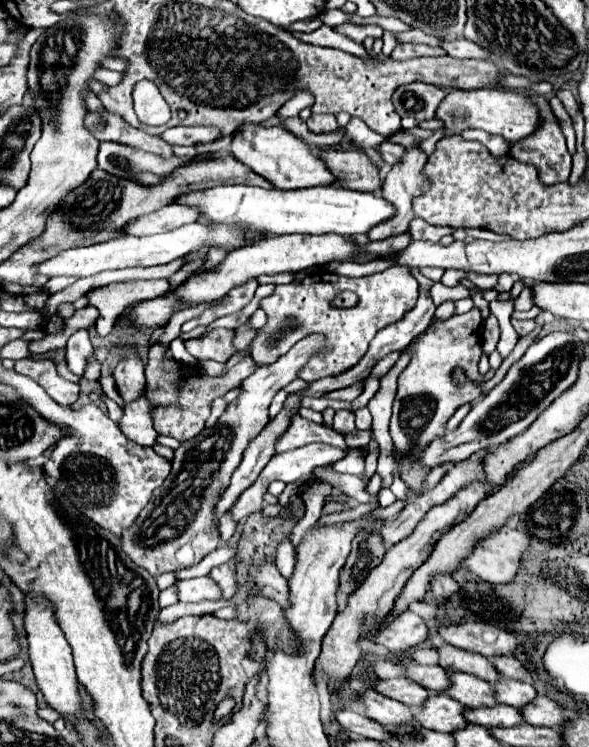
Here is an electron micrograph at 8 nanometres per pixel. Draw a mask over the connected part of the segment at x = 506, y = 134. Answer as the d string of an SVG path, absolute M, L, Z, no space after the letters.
M480 88L480 90L452 90L446 100L442 100L436 116L444 122L446 130L460 134L468 128L480 128L488 134L498 134L508 146L528 138L540 126L540 110L534 100L524 92L506 92L500 88Z

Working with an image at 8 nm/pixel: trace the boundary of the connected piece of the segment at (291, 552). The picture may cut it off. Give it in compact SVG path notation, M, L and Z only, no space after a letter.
M290 534L280 542L278 546L278 556L276 556L276 566L284 578L290 578L296 562L296 548L290 542Z

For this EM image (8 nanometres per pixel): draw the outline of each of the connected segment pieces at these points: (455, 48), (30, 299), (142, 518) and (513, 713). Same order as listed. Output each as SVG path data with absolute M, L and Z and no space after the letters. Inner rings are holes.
M454 38L454 40L442 40L440 44L448 56L452 58L478 58L478 60L486 60L488 52L484 52L484 48L480 48L478 44L472 44L470 40L464 38Z
M42 290L42 292L32 292L30 296L24 296L24 304L30 308L30 310L36 310L36 312L42 312L46 308L46 302L50 298L50 292Z
M306 336L294 348L270 366L258 368L240 386L240 396L228 404L214 426L206 426L200 436L186 440L174 450L172 472L160 488L152 494L148 506L140 512L136 522L122 532L122 550L134 564L146 568L152 576L174 572L198 564L220 542L220 532L214 524L214 508L230 484L232 472L242 462L242 454L250 440L268 424L268 406L272 396L296 378L296 368L306 364L310 356L324 346L324 336ZM166 526L176 528L176 538L166 540Z
M482 706L482 708L468 708L464 712L464 718L472 724L480 724L486 728L494 728L494 726L514 726L514 724L522 724L522 716L518 712L518 708L508 708L508 706Z

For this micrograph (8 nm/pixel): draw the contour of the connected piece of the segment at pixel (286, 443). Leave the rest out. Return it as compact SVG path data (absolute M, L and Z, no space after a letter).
M294 416L288 432L278 440L276 452L294 450L294 448L306 446L310 442L326 442L326 444L332 444L332 446L346 448L342 434L338 434L336 430L332 430L324 424L314 424L310 420L304 420L302 416Z

